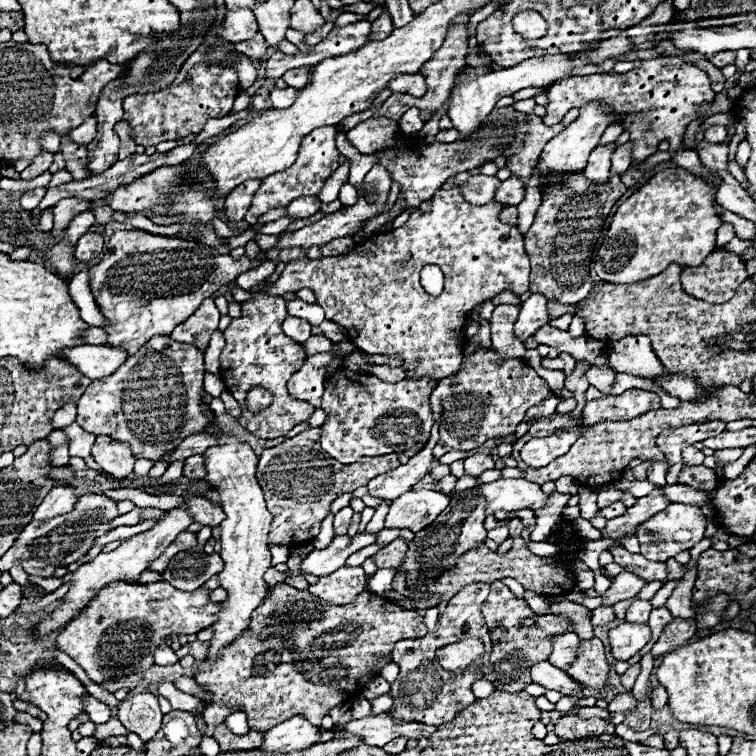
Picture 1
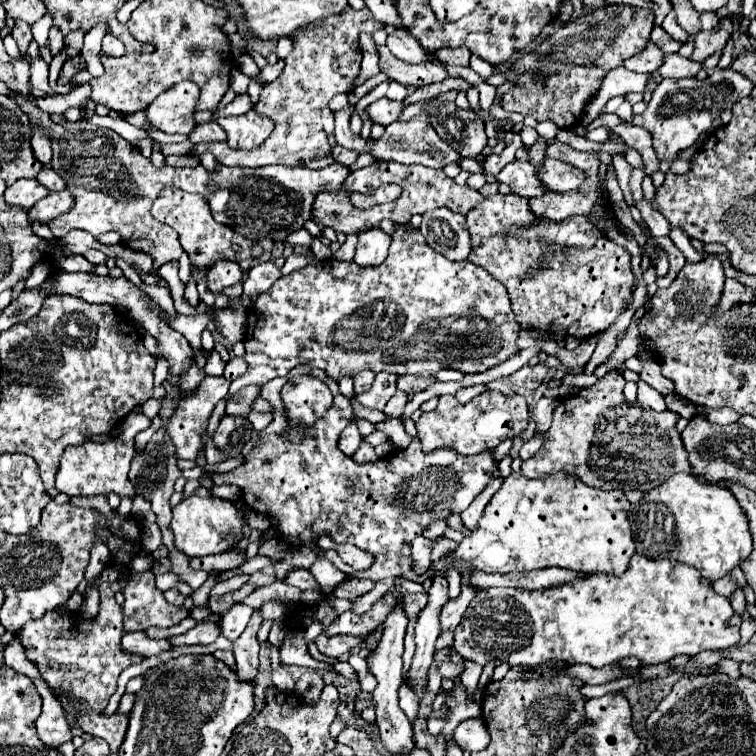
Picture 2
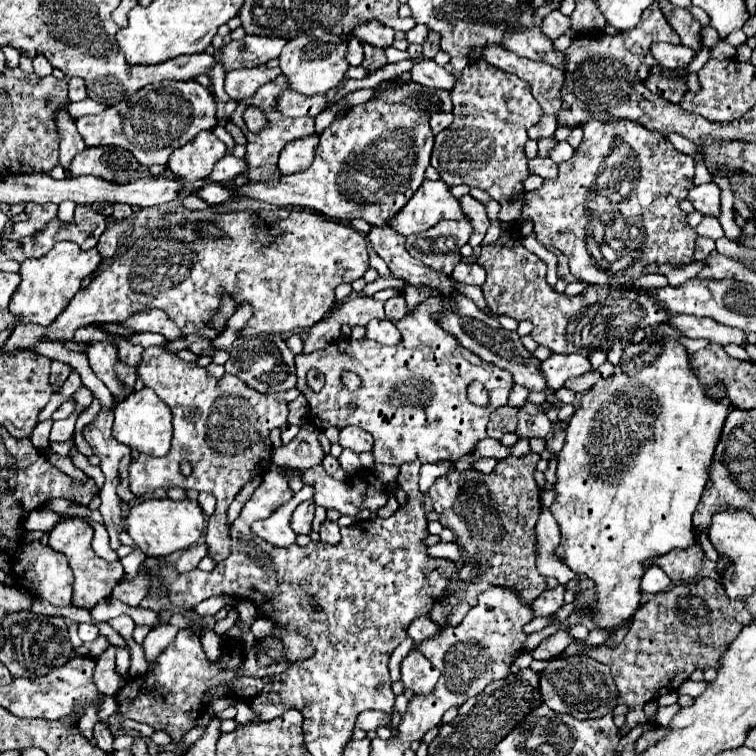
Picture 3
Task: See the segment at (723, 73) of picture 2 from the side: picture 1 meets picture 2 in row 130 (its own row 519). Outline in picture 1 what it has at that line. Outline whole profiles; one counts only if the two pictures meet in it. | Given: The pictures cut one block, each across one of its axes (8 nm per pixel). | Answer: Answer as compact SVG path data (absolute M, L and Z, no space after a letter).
M670 504L666 510L658 512L656 516L638 526L636 536L640 538L640 554L652 562L666 562L678 552L690 550L696 542L700 542L704 538L704 530L706 530L706 516L698 506Z

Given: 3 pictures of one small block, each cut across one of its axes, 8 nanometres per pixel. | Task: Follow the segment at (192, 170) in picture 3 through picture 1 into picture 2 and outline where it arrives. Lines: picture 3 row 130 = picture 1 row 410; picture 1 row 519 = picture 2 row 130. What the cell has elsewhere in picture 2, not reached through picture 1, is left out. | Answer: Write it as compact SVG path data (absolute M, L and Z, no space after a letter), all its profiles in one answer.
M254 110L242 116L218 118L218 124L226 130L226 142L234 150L254 150L272 134L274 124L270 118L256 114Z

